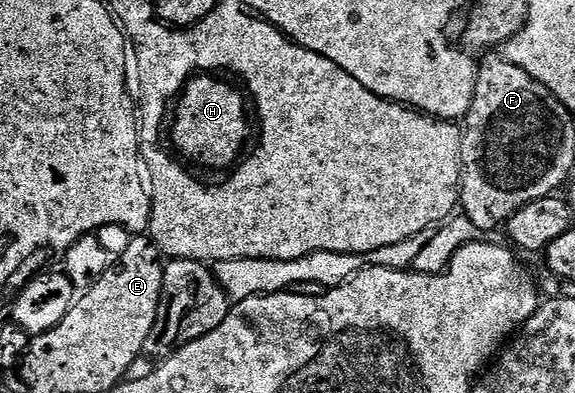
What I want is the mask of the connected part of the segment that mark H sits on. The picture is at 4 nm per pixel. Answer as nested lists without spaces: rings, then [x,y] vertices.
[[[195,74],[186,81],[176,100],[178,109],[175,112],[173,109],[172,112],[174,125],[170,128],[170,136],[174,139],[175,149],[173,148],[173,151],[183,161],[189,162],[191,165],[199,164],[202,168],[226,168],[225,170],[230,170],[239,163],[240,157],[247,151],[246,143],[249,140],[251,143],[250,124],[252,128],[252,112],[248,107],[247,93],[237,83],[234,83],[235,85],[229,84],[228,81],[221,80],[221,78],[226,79],[218,74]]]

